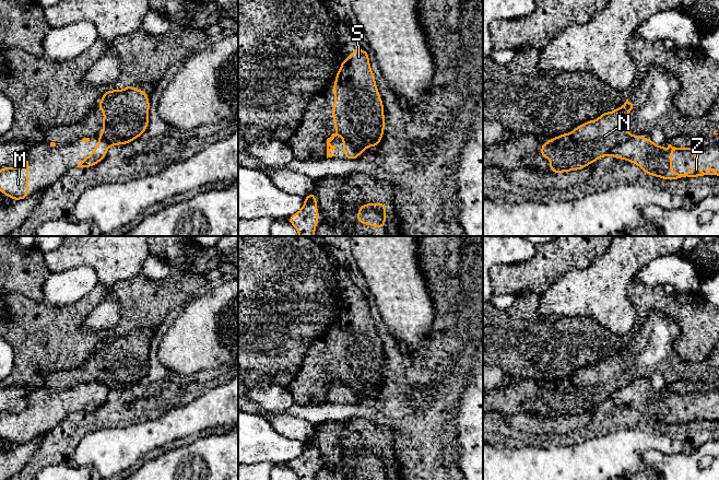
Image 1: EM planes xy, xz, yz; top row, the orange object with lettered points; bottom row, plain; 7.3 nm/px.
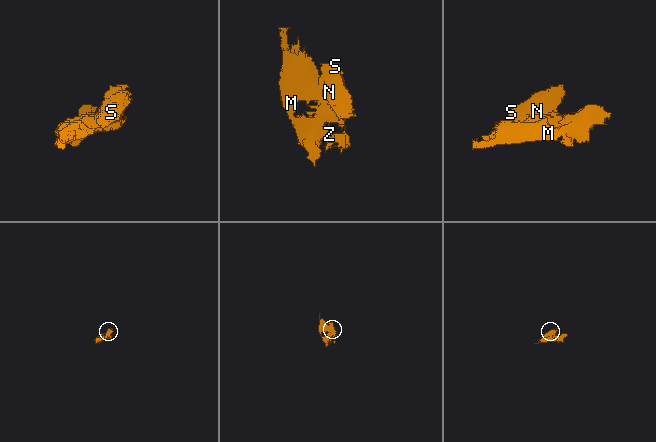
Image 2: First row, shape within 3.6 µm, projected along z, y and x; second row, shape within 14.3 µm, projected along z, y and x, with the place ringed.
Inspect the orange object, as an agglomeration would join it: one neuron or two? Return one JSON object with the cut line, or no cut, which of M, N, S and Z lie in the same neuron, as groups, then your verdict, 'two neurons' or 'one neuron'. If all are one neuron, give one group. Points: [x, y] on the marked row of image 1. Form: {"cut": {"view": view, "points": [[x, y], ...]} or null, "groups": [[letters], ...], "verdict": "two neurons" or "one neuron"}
{"cut": {"view": "yz", "points": [[636, 136], [617, 145], [611, 154]]}, "groups": [["M", "Z"], ["N", "S"]], "verdict": "two neurons"}

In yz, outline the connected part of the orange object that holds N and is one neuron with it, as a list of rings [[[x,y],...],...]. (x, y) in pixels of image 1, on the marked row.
[[[628,98],[623,106],[614,112],[604,112],[597,120],[587,120],[578,125],[570,133],[561,133],[557,138],[550,138],[549,142],[541,144],[541,159],[550,157],[550,173],[564,173],[579,171],[603,156],[612,155],[615,148],[627,142],[632,136],[628,133],[628,113],[633,104]]]

